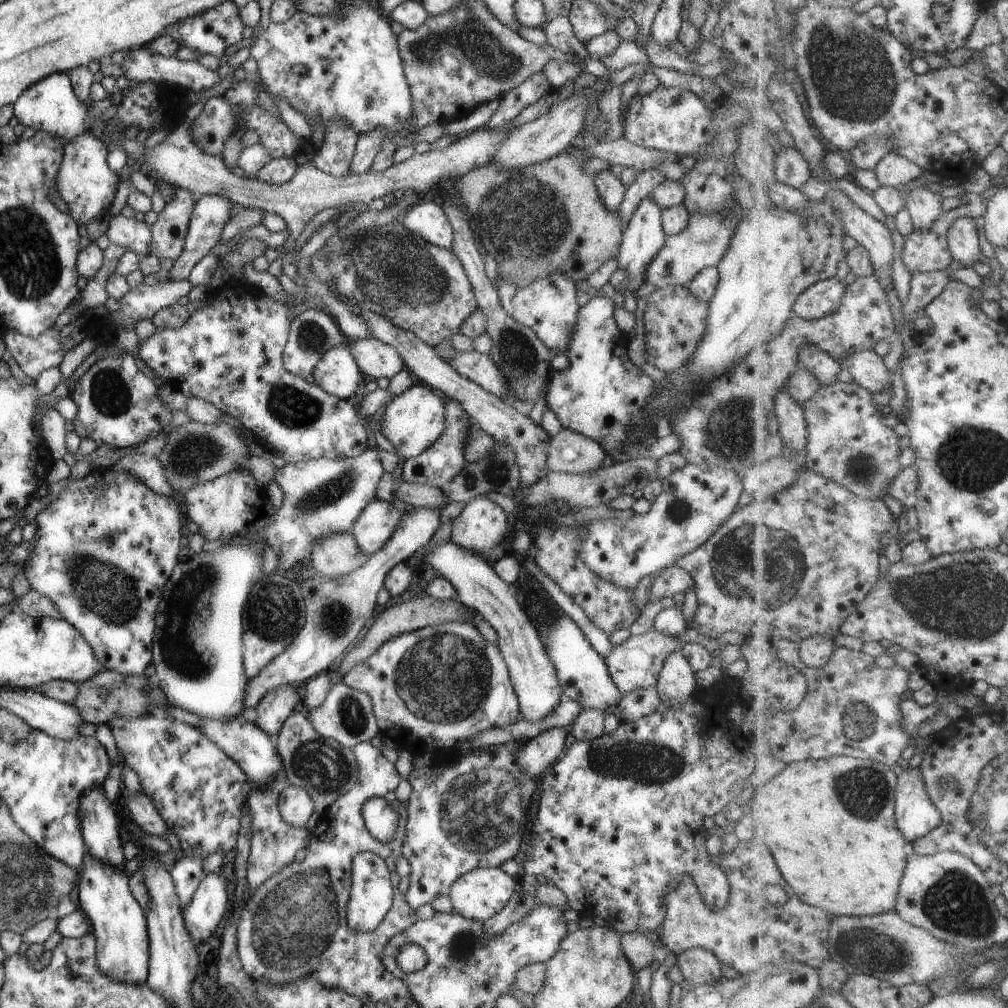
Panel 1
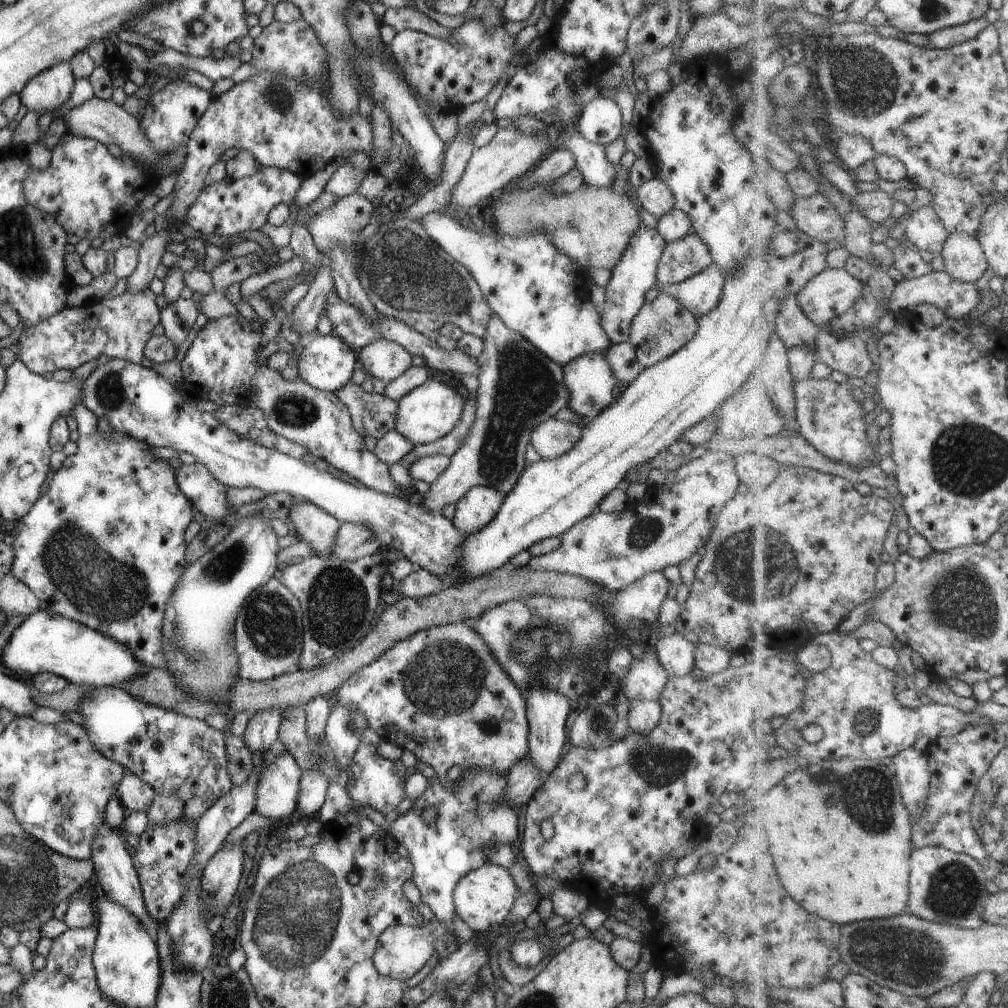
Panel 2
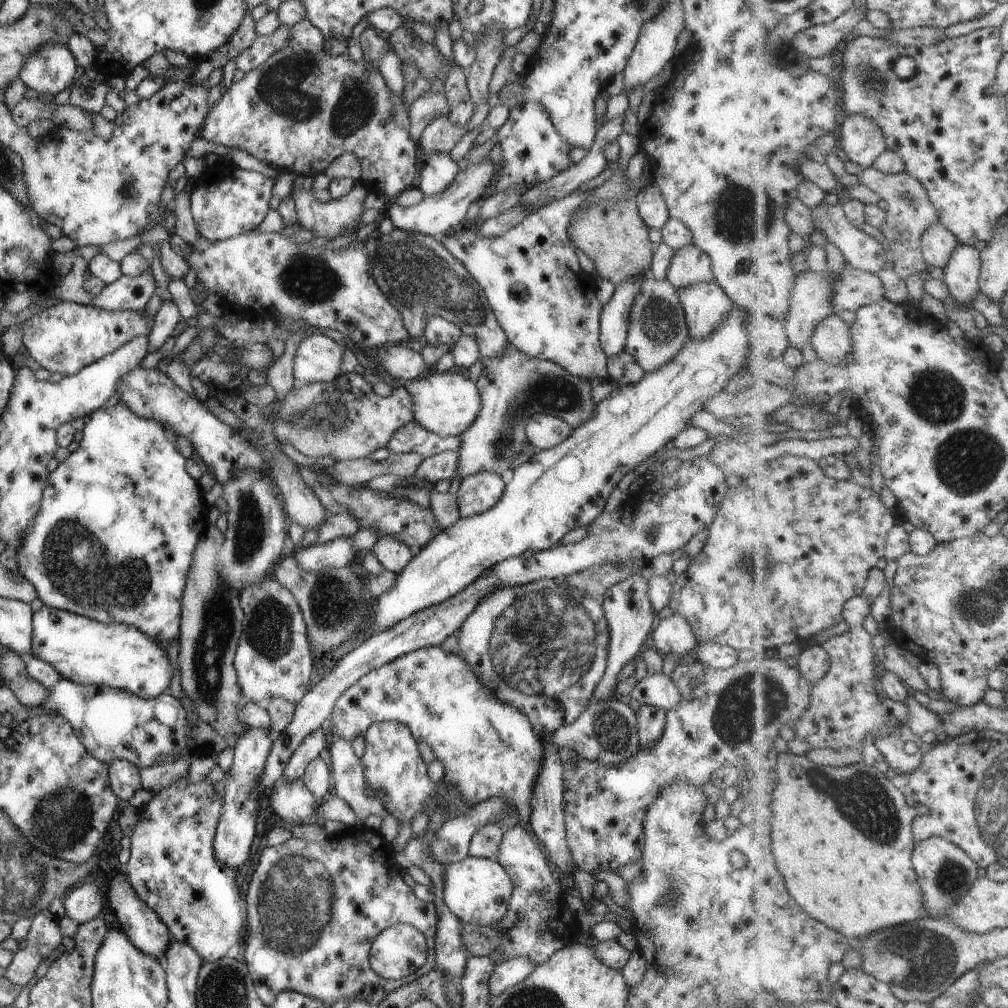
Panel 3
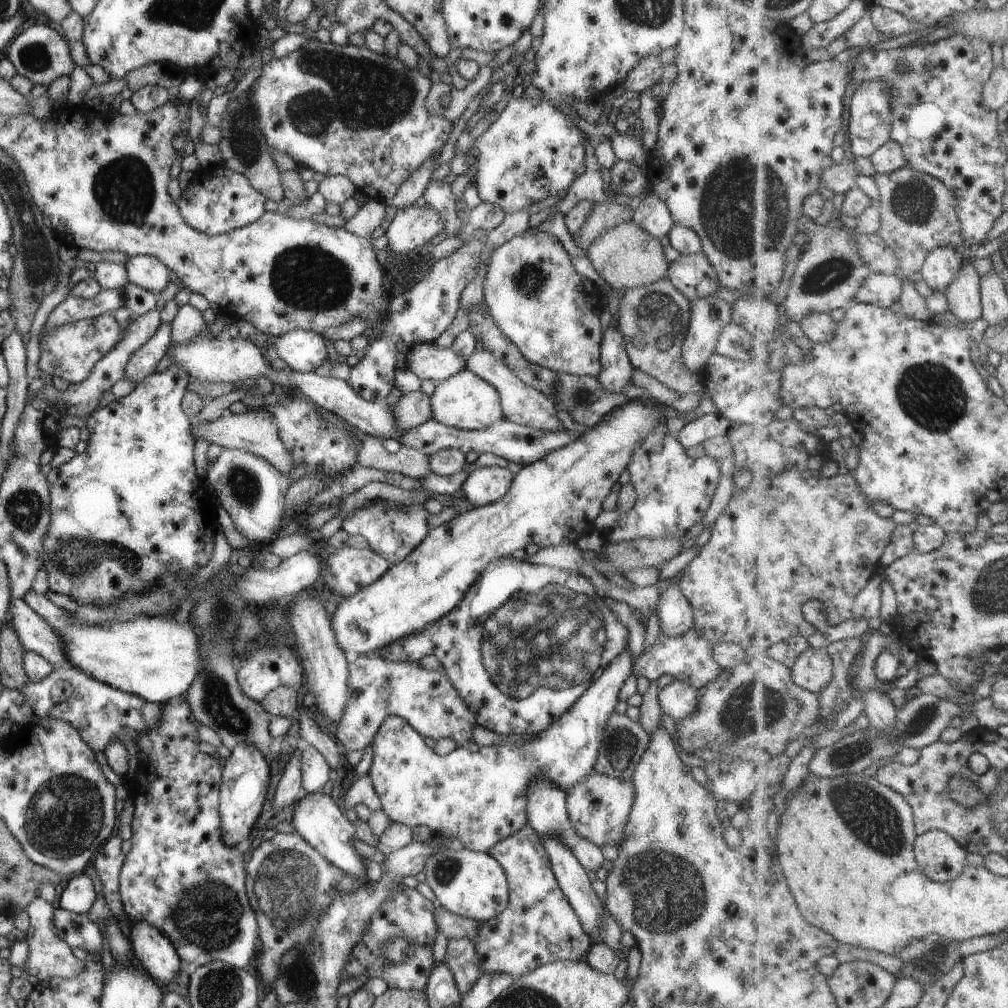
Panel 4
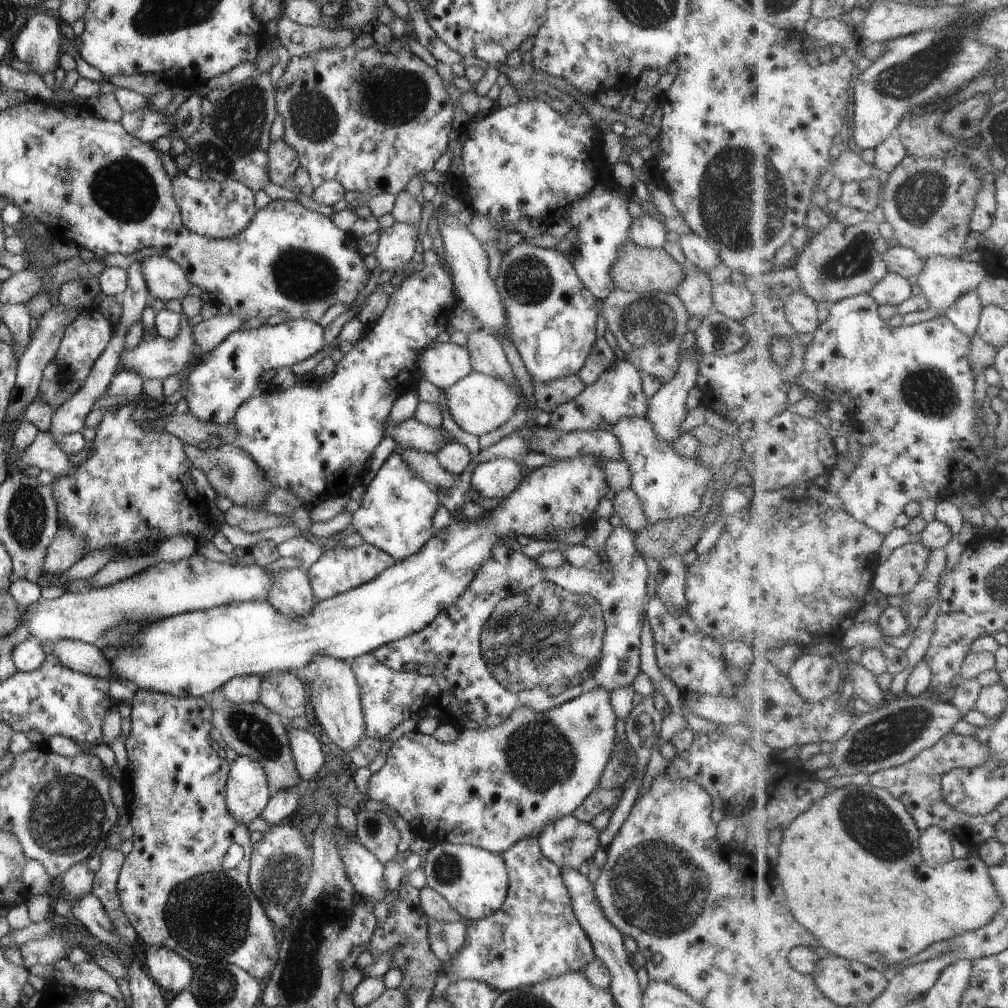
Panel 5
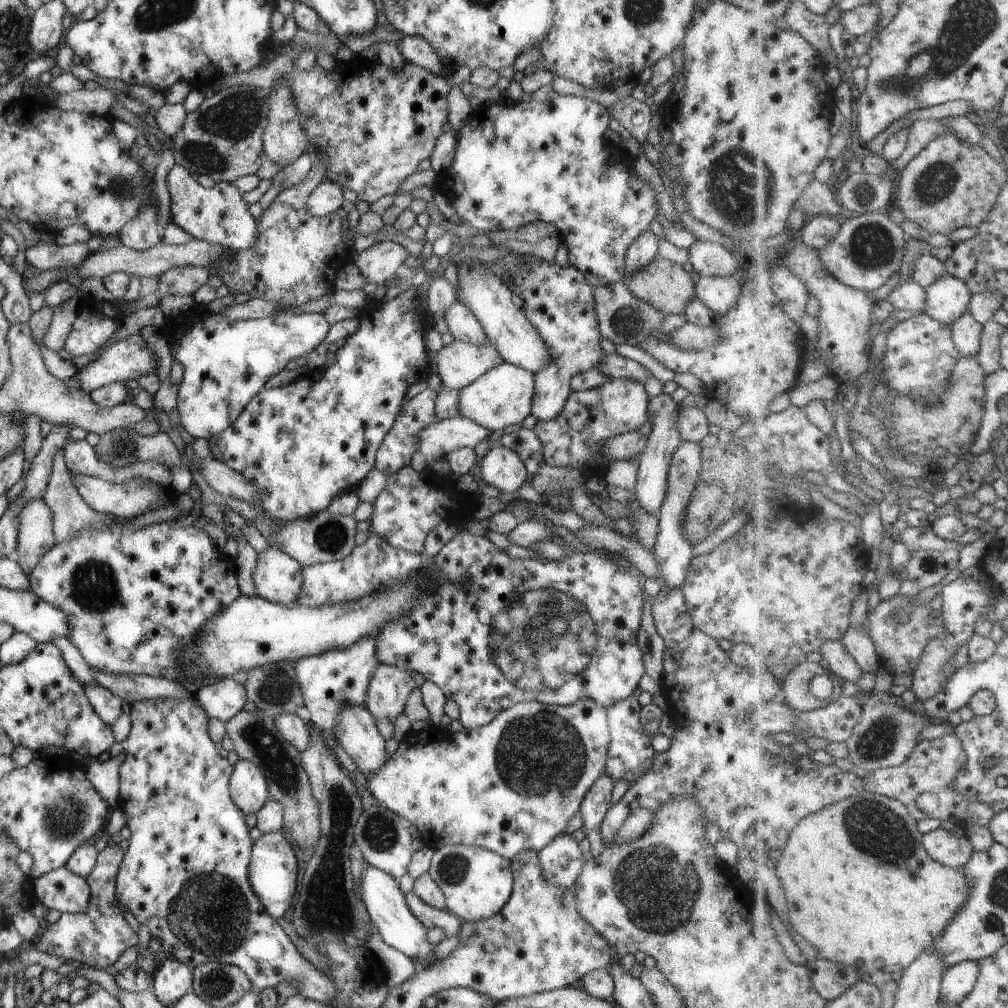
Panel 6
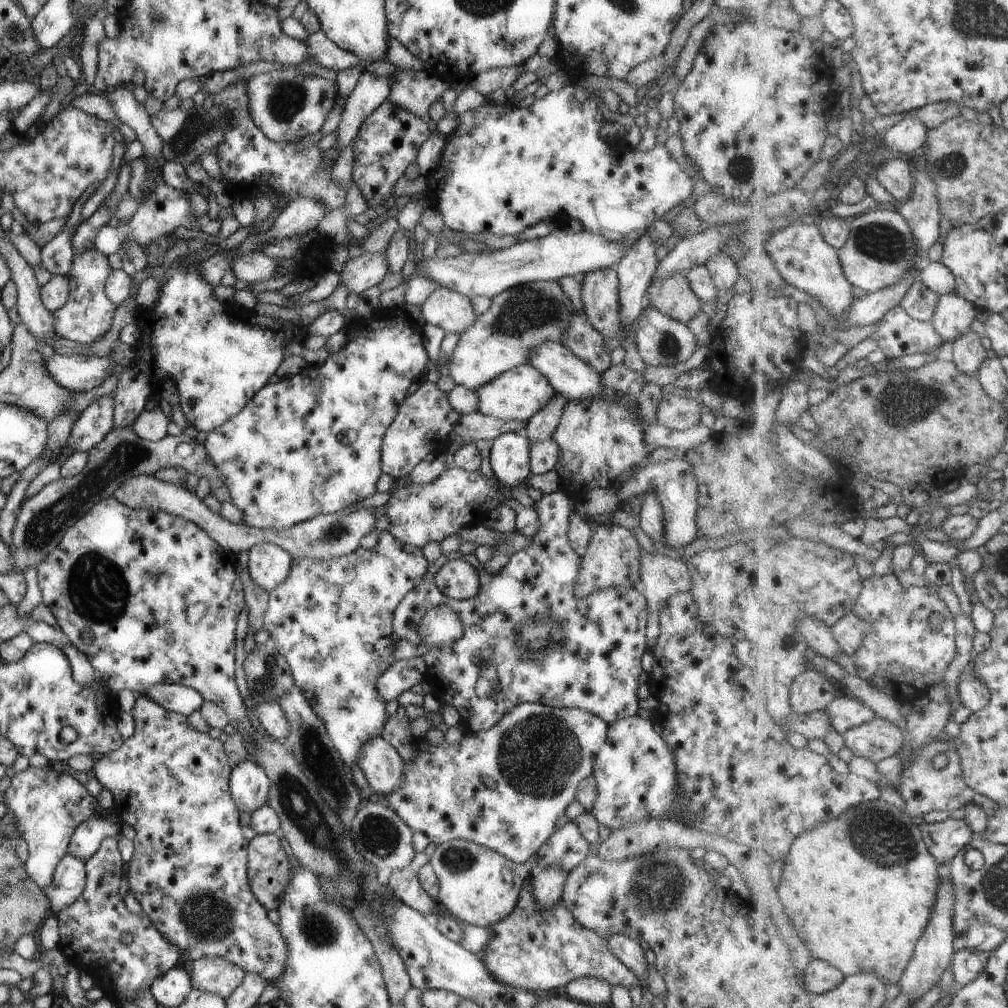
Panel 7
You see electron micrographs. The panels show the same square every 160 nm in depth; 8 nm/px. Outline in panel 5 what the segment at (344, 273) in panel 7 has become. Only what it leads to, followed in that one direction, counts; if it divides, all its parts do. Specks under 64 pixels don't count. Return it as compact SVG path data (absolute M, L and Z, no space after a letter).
M394 221L380 232L374 252L377 266L383 268L387 276L393 275L401 264L411 258L417 244L417 230L418 226L415 228L411 223Z

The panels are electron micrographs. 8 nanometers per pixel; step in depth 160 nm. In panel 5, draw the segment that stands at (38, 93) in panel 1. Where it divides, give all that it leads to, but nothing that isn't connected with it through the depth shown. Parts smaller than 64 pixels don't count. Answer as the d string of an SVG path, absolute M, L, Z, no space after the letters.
M35 12L26 21L11 45L13 58L24 61L31 71L43 75L57 68L63 52L59 18L52 12Z

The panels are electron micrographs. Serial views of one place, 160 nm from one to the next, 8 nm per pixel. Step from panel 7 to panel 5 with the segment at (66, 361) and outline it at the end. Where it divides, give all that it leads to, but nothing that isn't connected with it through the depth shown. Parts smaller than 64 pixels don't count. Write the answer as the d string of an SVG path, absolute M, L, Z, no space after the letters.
M179 312L181 316L180 327L177 334L173 338L163 338L155 336L148 341L141 341L136 348L131 350L124 350L120 354L123 360L123 369L127 369L139 374L145 379L159 378L163 380L171 374L180 374L186 367L191 367L192 363L196 360L194 357L195 343L192 337L192 326L187 323L187 316Z

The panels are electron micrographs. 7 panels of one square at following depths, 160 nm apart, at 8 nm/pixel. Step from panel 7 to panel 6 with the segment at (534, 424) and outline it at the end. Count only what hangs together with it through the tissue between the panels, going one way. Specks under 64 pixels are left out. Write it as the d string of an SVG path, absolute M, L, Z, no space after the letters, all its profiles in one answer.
M527 255L525 264L519 264L504 284L521 298L525 318L537 330L551 356L551 362L533 374L533 398L529 406L529 415L536 421L547 422L561 412L571 392L572 376L599 366L605 356L599 347L592 287L577 268L570 265L559 268L553 261L543 261L532 255Z

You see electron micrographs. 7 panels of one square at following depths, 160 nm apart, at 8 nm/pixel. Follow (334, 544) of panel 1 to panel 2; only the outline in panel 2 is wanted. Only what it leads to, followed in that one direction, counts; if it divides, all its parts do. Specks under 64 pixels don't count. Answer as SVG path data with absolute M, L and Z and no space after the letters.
M293 500L288 518L300 540L311 547L313 557L329 559L332 556L334 540L341 522L305 500Z

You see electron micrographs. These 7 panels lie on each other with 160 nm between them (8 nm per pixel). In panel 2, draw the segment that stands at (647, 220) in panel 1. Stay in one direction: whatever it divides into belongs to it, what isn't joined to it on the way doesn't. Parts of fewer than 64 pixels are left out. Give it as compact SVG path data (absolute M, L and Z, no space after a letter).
M640 222L615 266L610 270L610 277L605 285L605 298L601 304L601 312L598 313L598 324L605 331L611 344L627 340L632 318L645 302L643 294L652 288L656 281L656 264L665 243L656 228L646 228Z

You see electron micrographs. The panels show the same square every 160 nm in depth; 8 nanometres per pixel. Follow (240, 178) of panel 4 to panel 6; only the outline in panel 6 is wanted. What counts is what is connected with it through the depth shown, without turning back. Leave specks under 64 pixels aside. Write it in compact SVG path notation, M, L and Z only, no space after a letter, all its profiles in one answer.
M174 164L173 168L169 170L166 177L166 185L169 191L169 211L171 211L170 220L176 226L188 232L193 239L203 240L209 244L219 244L223 248L237 250L247 250L253 248L253 244L257 242L257 222L253 220L251 214L247 212L247 203L241 198L242 193L231 186L228 182L217 182L211 188L204 188L201 180L193 180L189 176L189 172Z

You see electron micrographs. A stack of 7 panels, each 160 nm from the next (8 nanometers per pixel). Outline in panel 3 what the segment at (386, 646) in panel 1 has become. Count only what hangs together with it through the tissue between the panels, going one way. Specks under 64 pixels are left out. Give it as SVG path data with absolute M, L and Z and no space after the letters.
M440 645L426 646L406 652L389 662L370 670L367 674L361 676L361 678L358 678L353 684L351 684L351 686L348 686L341 693L341 696L335 700L327 728L328 730L335 732L335 734L339 735L342 739L350 740L351 742L354 736L357 736L357 734L363 734L364 730L370 724L385 720L404 724L410 730L412 737L417 742L425 742L425 744L431 748L434 758L439 760L443 767L442 778L444 779L444 782L456 787L462 798L470 806L473 806L486 798L507 797L508 799L511 799L514 804L519 822L527 824L528 816L530 815L530 792L533 788L533 783L535 782L535 777L537 776L537 772L539 772L539 767L541 766L543 758L542 744L533 732L532 724L529 722L526 714L521 709L512 707L510 704L497 700L497 697L480 681L480 678L473 672L473 669L459 655L453 654L453 652L443 651Z

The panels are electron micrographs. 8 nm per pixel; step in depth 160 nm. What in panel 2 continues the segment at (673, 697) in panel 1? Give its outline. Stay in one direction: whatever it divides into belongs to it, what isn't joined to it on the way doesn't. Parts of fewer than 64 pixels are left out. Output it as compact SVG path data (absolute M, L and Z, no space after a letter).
M675 632L656 640L653 650L661 666L665 669L668 680L691 672L691 668L694 667L694 648L695 645L692 642L685 640Z

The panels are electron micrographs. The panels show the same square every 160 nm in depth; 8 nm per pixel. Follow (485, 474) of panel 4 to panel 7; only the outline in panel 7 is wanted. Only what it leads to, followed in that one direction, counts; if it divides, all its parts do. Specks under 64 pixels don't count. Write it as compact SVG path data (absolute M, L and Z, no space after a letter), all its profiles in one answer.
M503 433L489 442L492 474L505 487L518 486L530 474L530 442L523 433Z

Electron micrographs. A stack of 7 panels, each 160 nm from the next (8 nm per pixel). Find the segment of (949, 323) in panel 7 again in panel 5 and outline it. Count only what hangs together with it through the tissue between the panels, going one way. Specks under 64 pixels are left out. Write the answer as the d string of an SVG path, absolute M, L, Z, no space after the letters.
M933 255L926 260L917 283L931 310L943 314L970 290L977 289L987 276L981 262L965 262L955 257Z

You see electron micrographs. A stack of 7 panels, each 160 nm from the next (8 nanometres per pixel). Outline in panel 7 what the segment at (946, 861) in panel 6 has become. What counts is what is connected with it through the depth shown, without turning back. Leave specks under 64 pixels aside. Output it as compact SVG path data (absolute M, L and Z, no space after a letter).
M948 818L939 823L923 824L921 832L925 832L925 844L939 865L951 864L974 837L973 829L964 819Z

